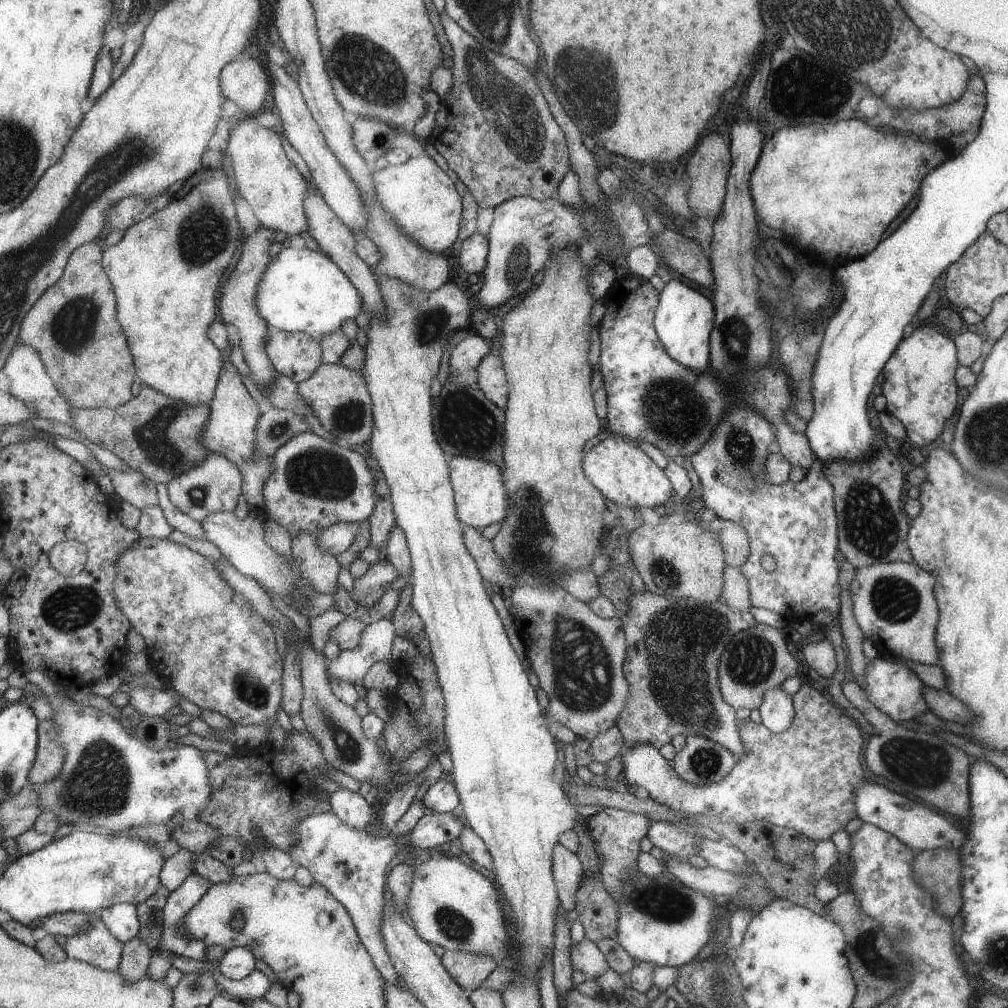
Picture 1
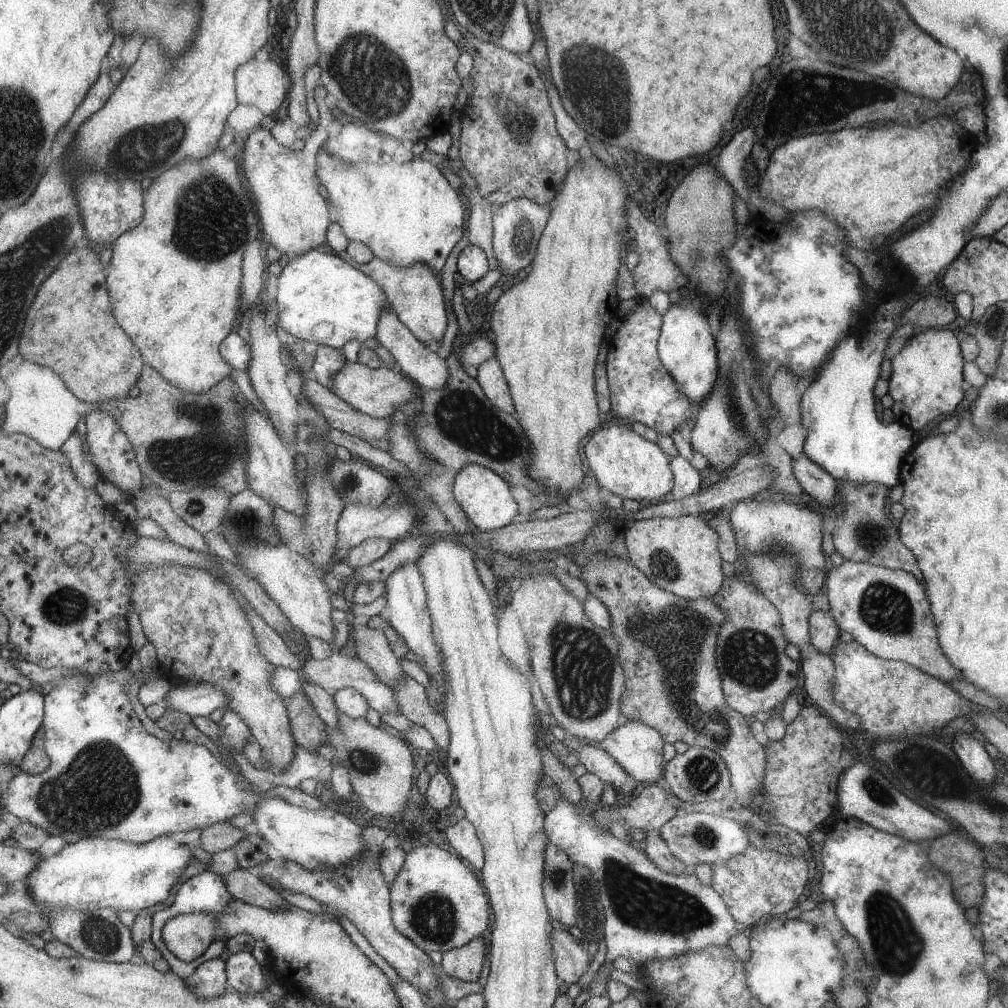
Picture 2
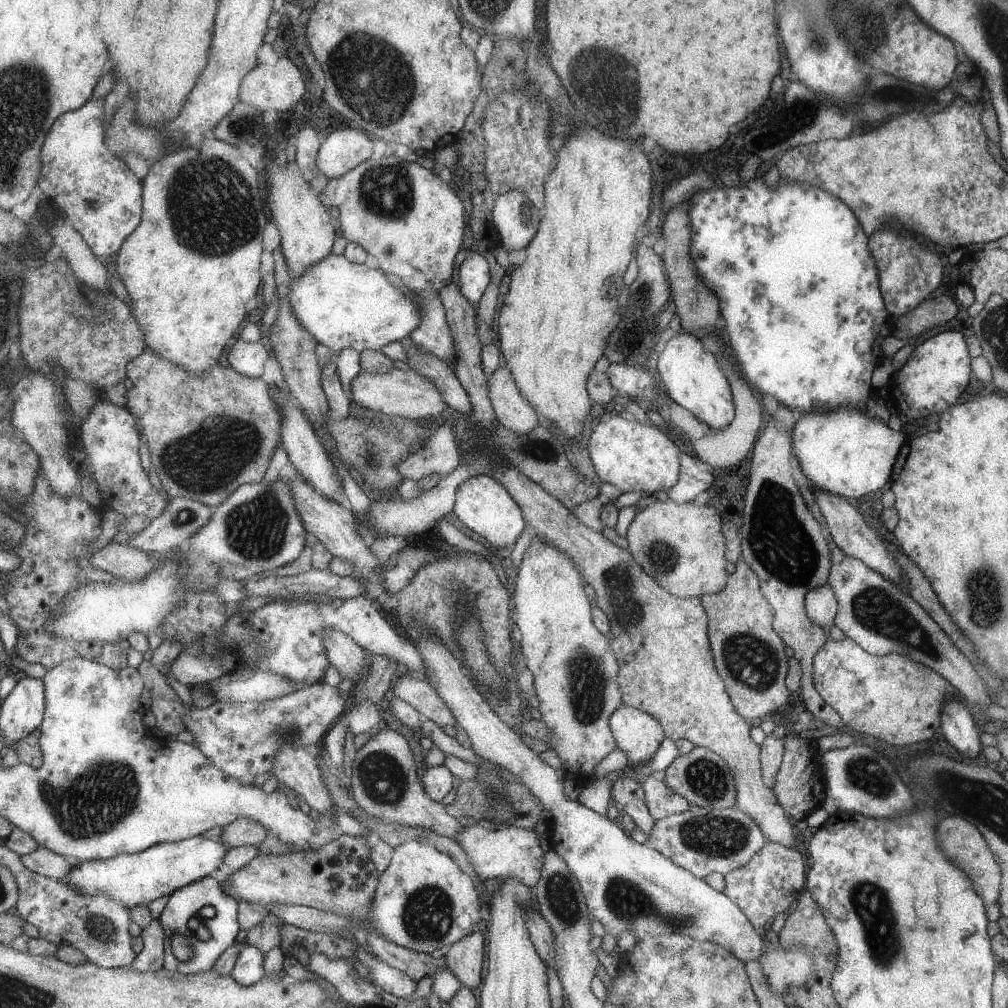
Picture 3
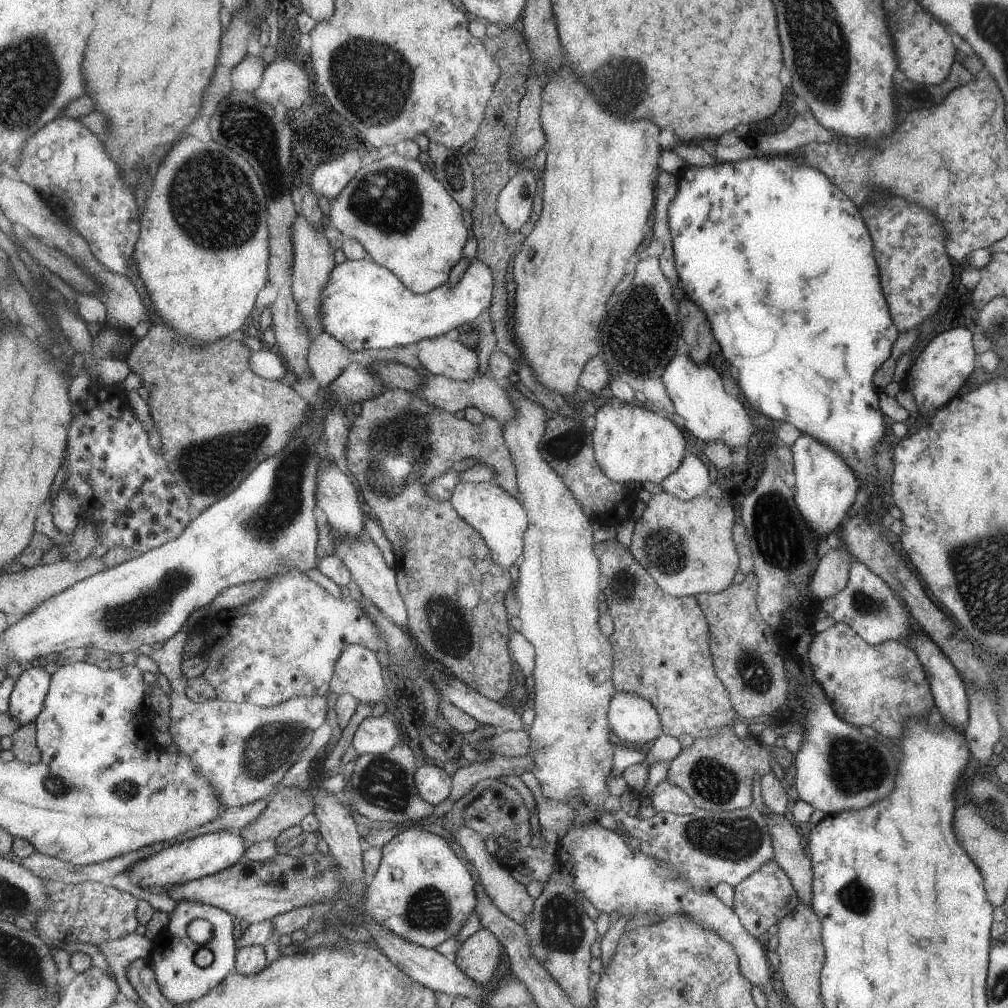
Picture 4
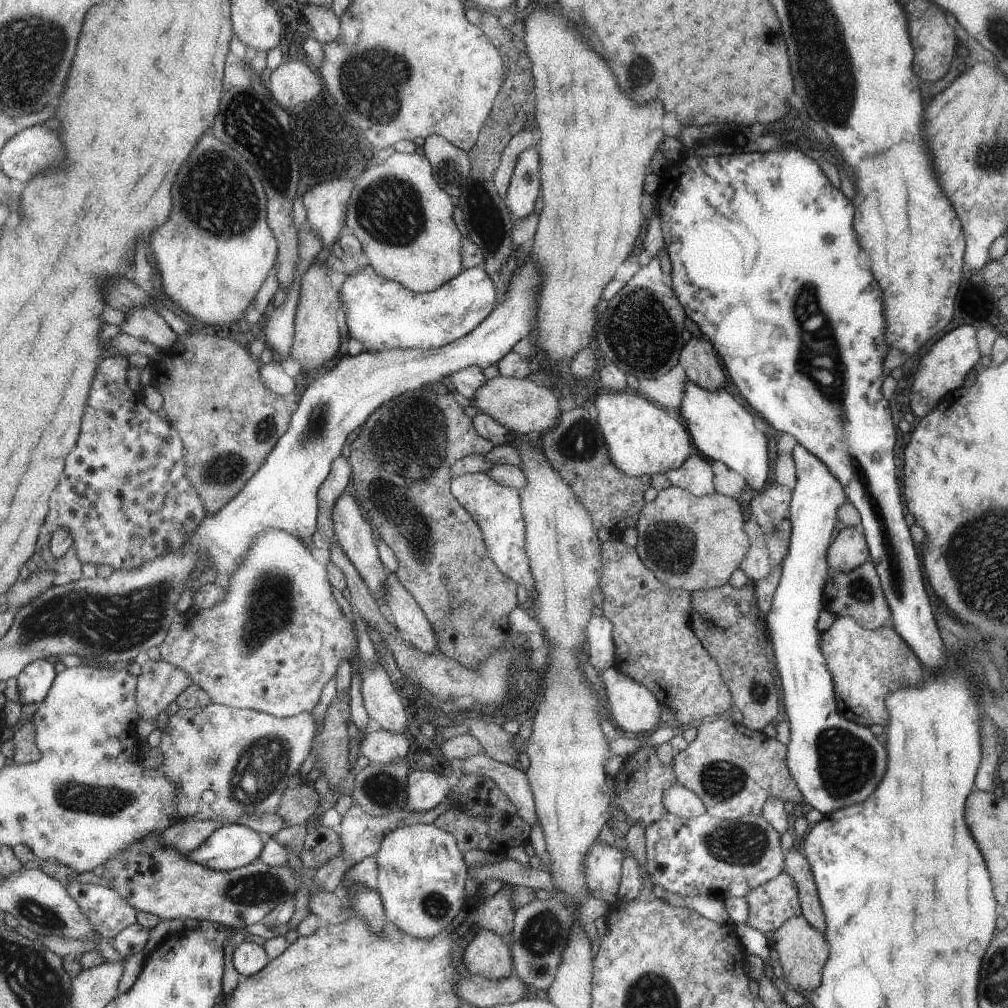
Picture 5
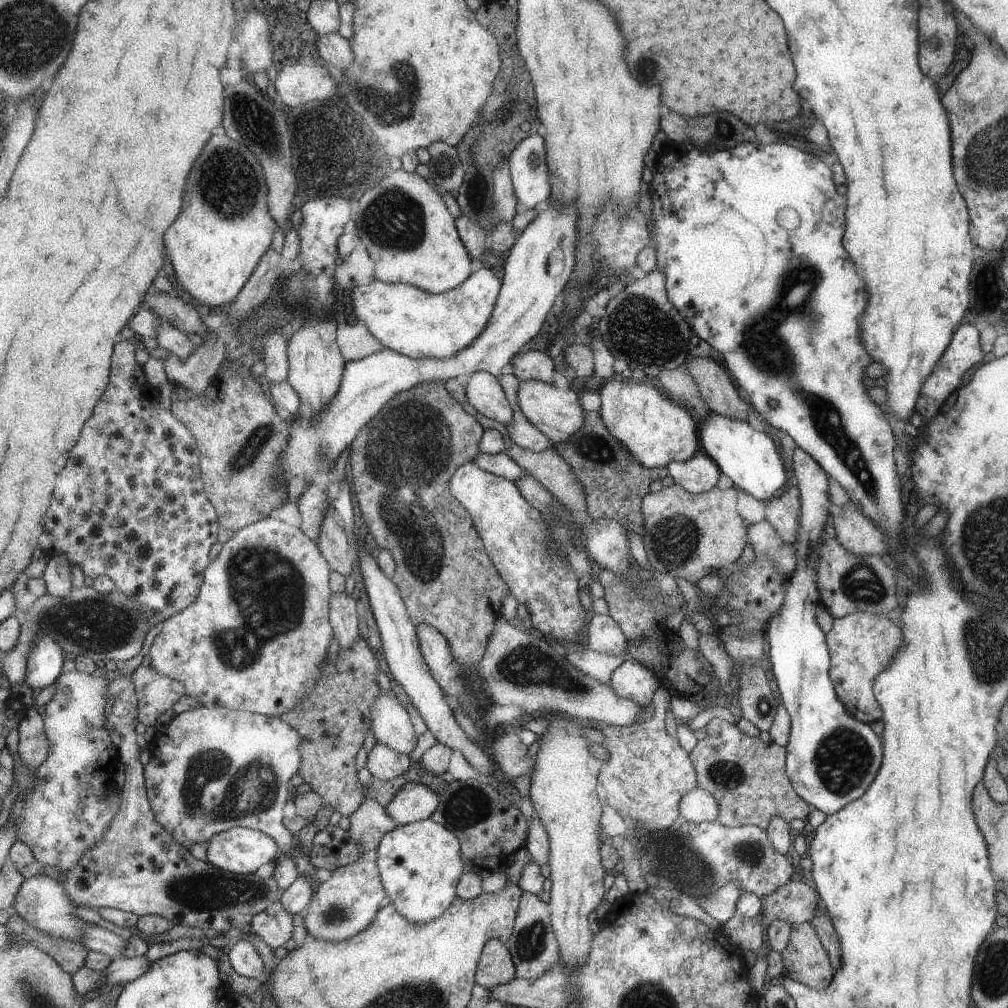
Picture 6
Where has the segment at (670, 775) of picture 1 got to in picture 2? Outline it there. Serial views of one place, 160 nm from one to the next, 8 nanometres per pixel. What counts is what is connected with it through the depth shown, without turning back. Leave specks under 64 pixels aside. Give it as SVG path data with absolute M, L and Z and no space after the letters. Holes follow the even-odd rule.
M811 704L800 708L793 721L784 728L784 735L779 740L767 744L764 740L764 745L766 768L762 782L762 807L758 815L765 824L781 825L808 838L807 834L835 810L835 804L838 804L838 794L835 794L837 776L841 776L854 763L841 744L841 732ZM621 719L621 724L615 727L613 732L607 734L603 740L593 742L581 738L579 740L585 745L593 745L593 747L604 750L619 766L626 772L628 776L633 776L634 780L644 782L645 784L662 784L662 770L665 764L662 762L662 745L665 744L662 735L653 727L646 724Z

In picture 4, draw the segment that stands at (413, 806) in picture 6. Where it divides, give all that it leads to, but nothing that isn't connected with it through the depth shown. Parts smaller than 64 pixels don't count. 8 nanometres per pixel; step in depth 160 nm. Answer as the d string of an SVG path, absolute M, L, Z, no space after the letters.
M426 764L417 767L413 773L413 780L418 795L433 806L450 796L452 779L443 767Z

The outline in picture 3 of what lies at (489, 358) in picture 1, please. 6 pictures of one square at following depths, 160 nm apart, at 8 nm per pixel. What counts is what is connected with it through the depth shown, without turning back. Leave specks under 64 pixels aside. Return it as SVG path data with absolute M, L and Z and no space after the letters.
M504 364L486 375L486 383L494 416L499 424L520 435L539 424L537 412L518 390L512 374Z

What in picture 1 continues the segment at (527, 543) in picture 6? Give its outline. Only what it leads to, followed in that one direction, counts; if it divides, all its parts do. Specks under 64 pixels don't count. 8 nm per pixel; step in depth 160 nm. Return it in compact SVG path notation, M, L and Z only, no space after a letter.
M469 456L451 458L451 483L454 486L454 506L458 518L470 528L483 529L502 521L510 509L506 487L503 486L502 472L498 466Z

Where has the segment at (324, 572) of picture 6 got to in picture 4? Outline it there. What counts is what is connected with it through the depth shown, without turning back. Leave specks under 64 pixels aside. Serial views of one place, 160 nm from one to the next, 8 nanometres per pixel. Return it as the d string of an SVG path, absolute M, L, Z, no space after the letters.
M297 569L261 581L266 582L266 588L260 597L229 612L211 614L197 626L197 630L204 636L204 653L209 659L203 676L213 687L217 699L272 707L293 697L324 696L334 666L347 645L355 643L374 653L382 650L387 654L385 639L366 613L361 599L354 601L335 598L307 578L304 571Z

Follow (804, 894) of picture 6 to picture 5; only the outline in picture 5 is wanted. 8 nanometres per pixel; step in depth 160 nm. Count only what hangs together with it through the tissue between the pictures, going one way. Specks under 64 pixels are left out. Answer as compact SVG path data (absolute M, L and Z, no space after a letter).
M785 872L749 890L742 897L748 902L744 923L763 935L778 929L783 921L801 915L797 887Z

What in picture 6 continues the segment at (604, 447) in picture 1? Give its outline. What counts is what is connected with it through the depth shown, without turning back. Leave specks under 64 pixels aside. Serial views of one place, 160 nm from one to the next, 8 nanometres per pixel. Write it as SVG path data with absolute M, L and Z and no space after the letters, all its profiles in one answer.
M616 377L605 382L600 394L600 419L602 425L630 454L630 459L643 468L654 469L671 461L686 461L697 450L697 432L688 410L675 404L663 394L653 380L633 380Z

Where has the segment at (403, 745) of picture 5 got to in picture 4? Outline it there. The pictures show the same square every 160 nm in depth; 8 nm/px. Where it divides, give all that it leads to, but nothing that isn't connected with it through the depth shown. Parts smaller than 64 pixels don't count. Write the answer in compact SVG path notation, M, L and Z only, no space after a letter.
M386 714L365 717L355 729L351 746L357 755L386 753L397 741L397 732Z

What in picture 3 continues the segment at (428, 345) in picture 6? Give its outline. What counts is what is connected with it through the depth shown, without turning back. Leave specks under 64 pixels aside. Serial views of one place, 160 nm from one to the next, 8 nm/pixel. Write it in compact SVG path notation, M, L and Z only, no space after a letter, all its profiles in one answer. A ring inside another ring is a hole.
M469 251L458 266L460 293L473 305L482 298L489 285L490 269L486 258L477 251ZM333 253L311 265L304 275L291 276L289 300L295 319L312 334L317 344L325 345L333 352L346 348L352 348L358 353L369 349L377 351L388 342L401 341L409 336L411 329L422 320L421 304L415 303L407 292L403 294L401 288L391 286L381 269L370 269L366 265L352 263L343 255Z

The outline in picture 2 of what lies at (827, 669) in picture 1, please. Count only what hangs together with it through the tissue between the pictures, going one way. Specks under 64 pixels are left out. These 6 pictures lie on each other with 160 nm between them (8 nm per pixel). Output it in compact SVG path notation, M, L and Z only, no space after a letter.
M815 611L810 614L809 618L809 631L810 631L810 643L822 655L829 655L831 659L831 650L837 642L837 623L834 621L833 616L829 612Z

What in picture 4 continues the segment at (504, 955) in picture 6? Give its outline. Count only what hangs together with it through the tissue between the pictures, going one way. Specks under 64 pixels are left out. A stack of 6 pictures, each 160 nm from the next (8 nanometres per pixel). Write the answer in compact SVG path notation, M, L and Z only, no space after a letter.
M481 927L458 946L451 958L467 978L485 985L499 962L499 944L490 930Z

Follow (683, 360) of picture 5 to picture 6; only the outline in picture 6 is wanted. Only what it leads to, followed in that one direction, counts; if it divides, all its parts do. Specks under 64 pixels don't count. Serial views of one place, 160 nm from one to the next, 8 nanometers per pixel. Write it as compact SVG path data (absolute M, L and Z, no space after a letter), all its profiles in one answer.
M693 358L687 362L685 370L697 385L700 397L705 401L709 411L719 413L727 418L747 421L747 410L741 398L737 396L729 376L720 364L707 358Z

